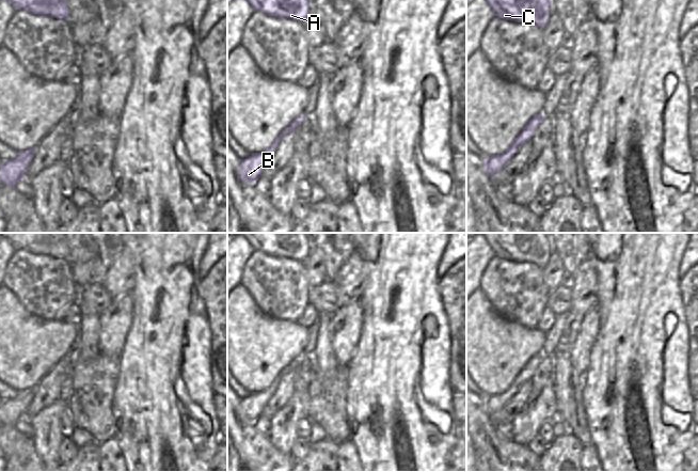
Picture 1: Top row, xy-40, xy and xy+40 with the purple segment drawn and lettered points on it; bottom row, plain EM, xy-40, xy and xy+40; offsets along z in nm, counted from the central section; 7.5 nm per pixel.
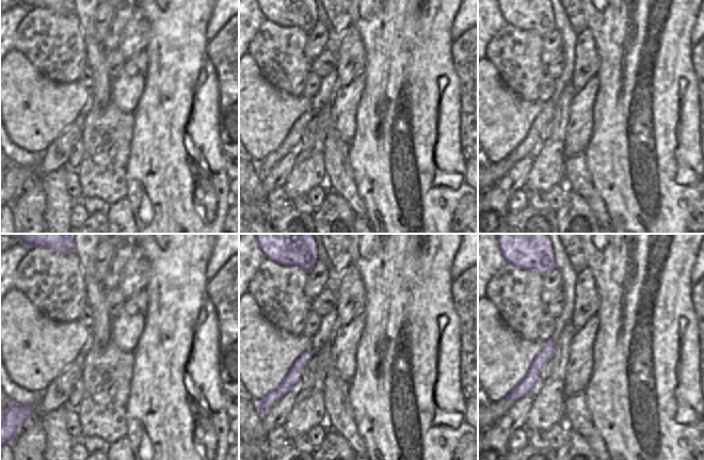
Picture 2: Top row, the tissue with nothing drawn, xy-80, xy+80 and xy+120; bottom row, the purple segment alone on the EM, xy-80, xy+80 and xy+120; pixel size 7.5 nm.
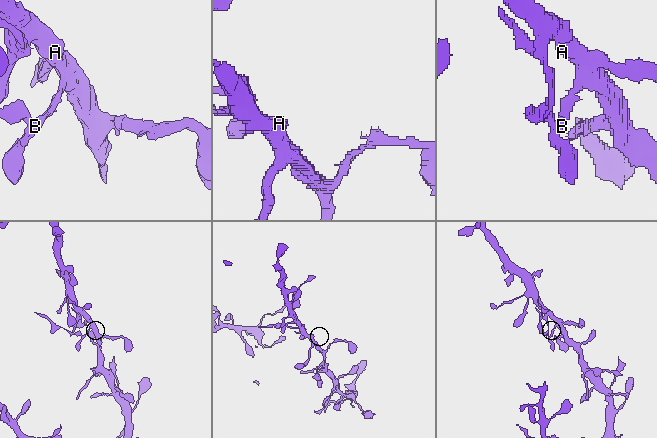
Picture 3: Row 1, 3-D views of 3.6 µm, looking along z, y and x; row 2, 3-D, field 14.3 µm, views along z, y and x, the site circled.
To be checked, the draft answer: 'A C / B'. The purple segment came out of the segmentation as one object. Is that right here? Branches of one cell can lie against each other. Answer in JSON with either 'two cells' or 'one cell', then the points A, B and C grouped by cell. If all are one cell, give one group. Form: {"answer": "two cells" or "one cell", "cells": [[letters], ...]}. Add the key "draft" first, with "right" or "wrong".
{"draft": "right", "answer": "two cells", "cells": [["A", "C"], ["B"]]}

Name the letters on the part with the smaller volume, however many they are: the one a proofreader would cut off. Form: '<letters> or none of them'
B

